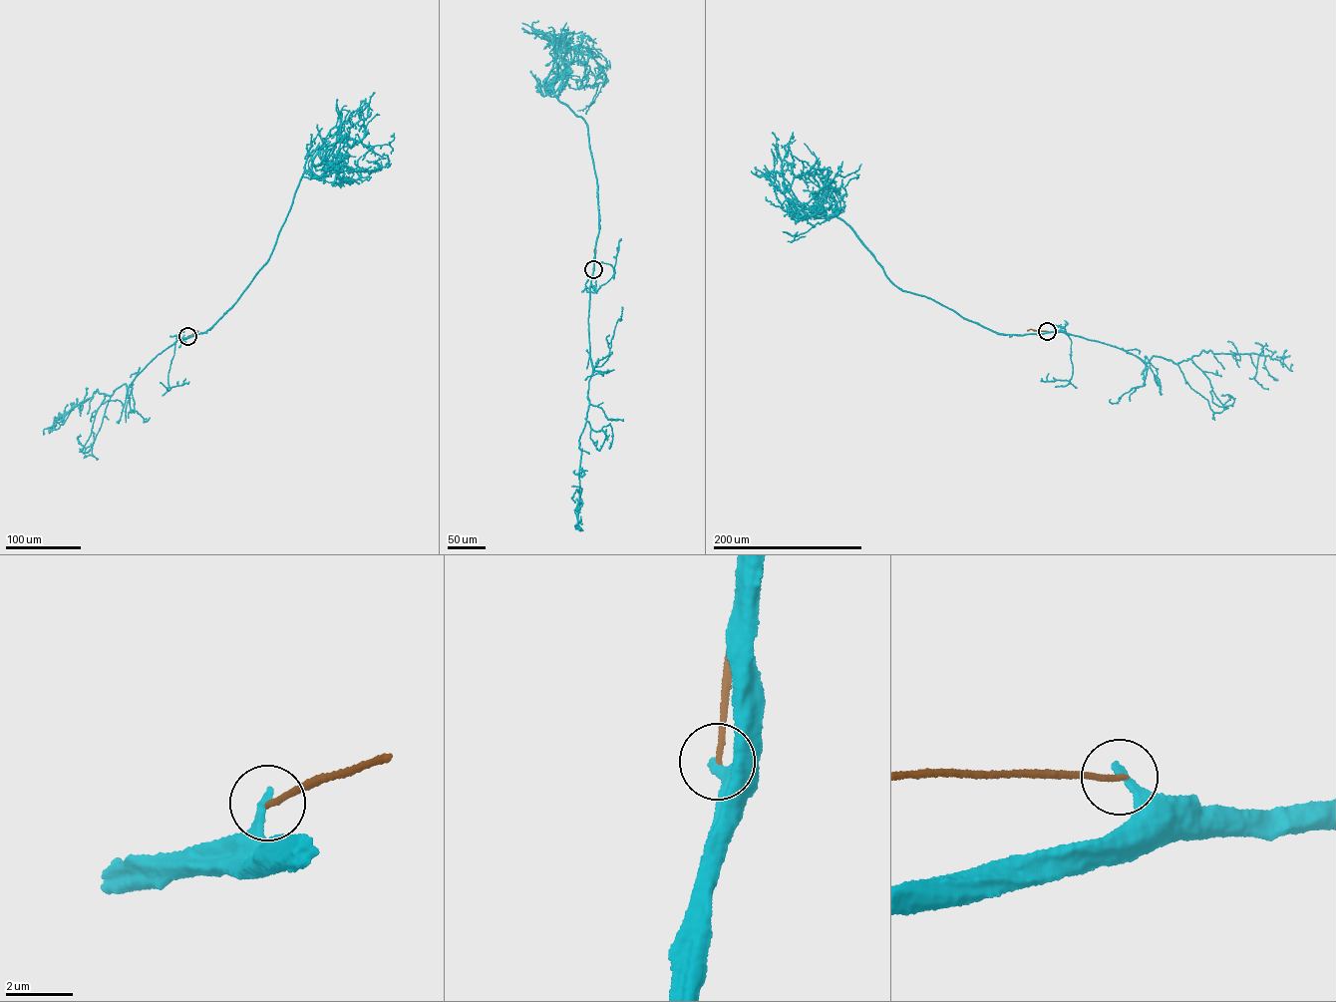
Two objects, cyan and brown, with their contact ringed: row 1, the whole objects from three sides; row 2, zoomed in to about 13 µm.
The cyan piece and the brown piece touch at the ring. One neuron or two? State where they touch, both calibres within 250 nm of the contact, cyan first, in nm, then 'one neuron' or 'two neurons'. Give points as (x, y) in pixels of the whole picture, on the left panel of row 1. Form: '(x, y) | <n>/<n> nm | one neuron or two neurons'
(187, 336) | 280/160 nm | two neurons

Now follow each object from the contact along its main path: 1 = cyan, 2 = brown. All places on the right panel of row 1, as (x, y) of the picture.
1: (1047, 331), (999, 333), (899, 289), (843, 221), (803, 207), (835, 176), (854, 172), (860, 164)
2: (1047, 331), (1027, 331)

